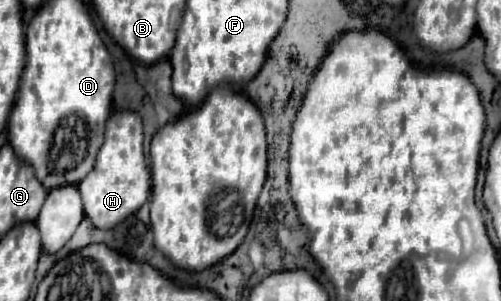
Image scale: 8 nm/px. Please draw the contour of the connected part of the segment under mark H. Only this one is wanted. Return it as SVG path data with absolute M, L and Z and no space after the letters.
M114 112L106 122L104 144L98 152L94 170L78 184L82 194L84 214L96 228L110 230L124 222L130 214L138 212L150 196L150 172L142 150L142 120L136 112Z

